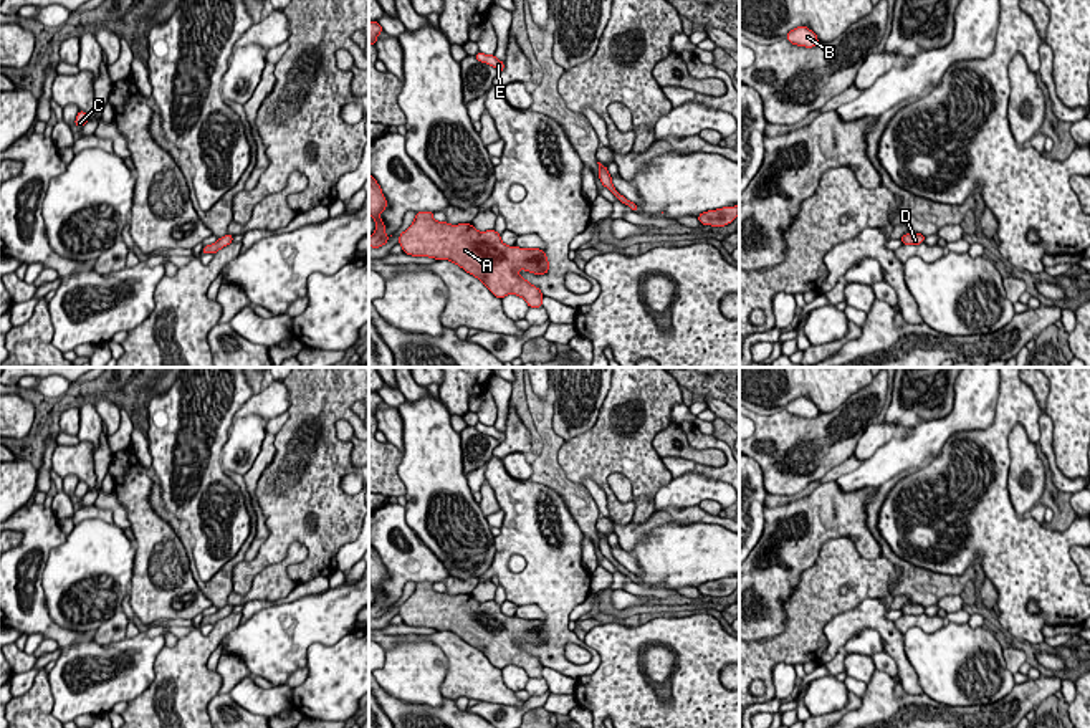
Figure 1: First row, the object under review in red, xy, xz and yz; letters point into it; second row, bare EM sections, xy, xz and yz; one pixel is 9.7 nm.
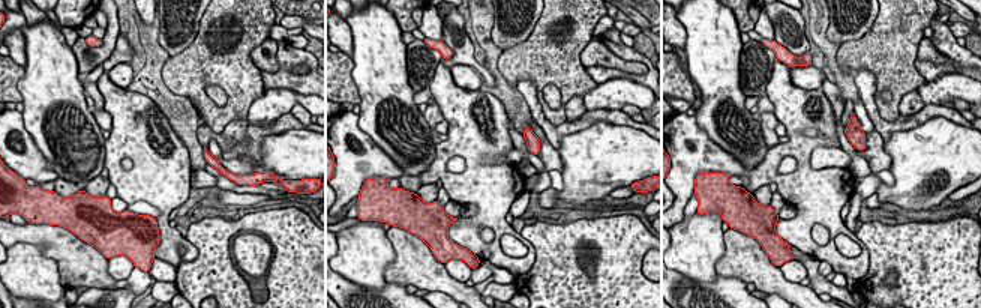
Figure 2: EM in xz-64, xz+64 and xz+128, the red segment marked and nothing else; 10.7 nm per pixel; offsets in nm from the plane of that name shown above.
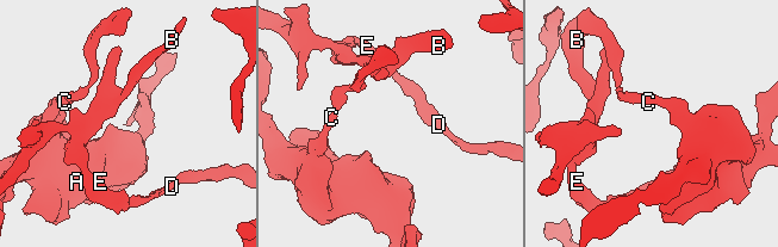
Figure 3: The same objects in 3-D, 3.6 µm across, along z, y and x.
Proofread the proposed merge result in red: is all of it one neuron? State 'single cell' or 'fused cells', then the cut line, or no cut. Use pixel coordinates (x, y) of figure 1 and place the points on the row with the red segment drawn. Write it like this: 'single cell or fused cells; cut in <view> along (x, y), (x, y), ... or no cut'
single cell; no cut

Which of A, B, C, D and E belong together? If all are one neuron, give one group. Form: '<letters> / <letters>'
A B C D E

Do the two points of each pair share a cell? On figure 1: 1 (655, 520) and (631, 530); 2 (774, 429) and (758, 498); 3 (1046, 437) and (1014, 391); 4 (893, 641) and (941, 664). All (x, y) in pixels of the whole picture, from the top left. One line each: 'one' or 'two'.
1: one
2: two
3: two
4: two

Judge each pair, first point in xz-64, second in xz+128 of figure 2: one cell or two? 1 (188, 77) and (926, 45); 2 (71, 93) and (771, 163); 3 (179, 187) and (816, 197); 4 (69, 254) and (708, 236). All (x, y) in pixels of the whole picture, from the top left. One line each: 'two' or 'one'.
1: two
2: two
3: one
4: two

